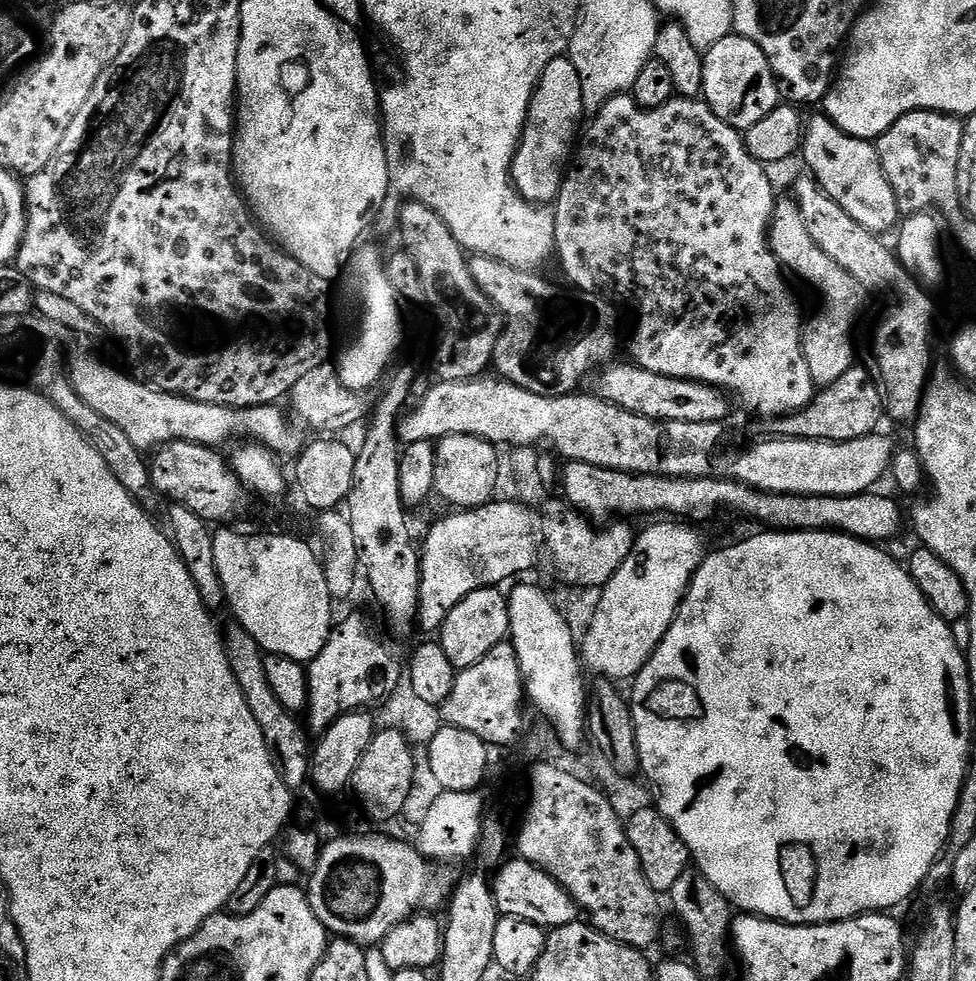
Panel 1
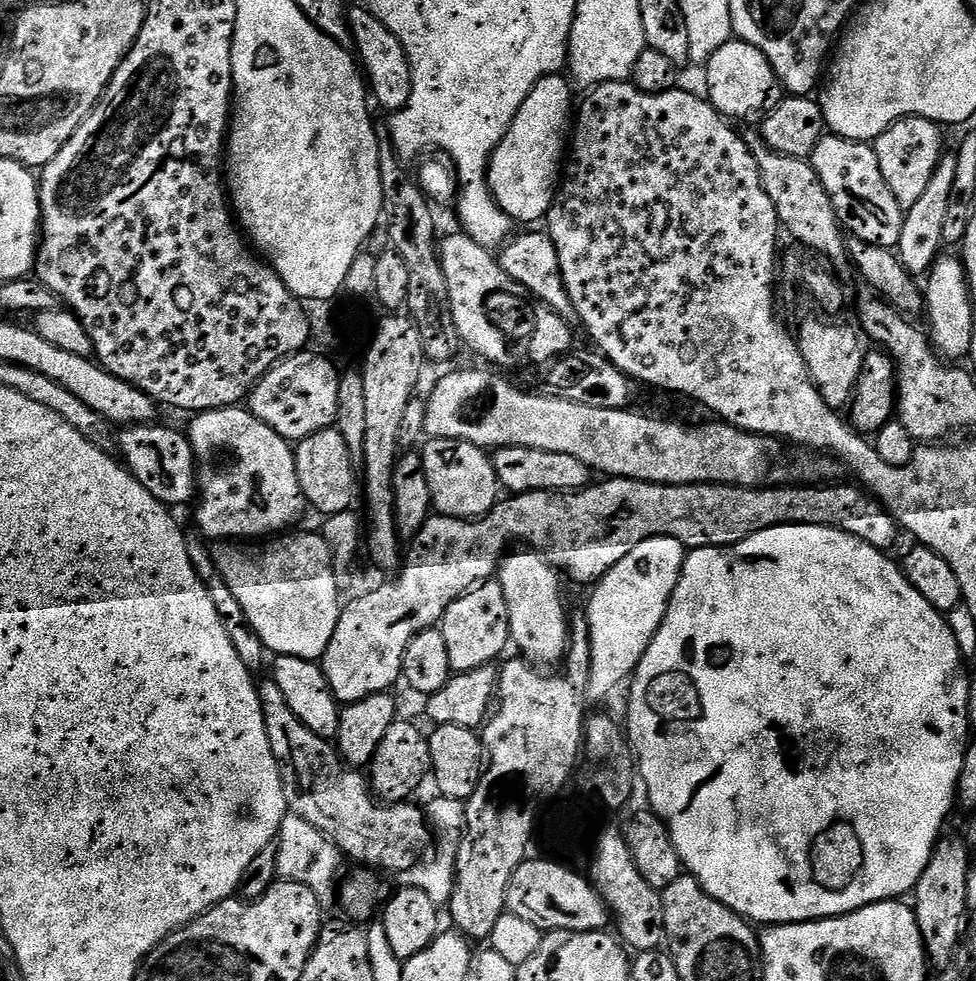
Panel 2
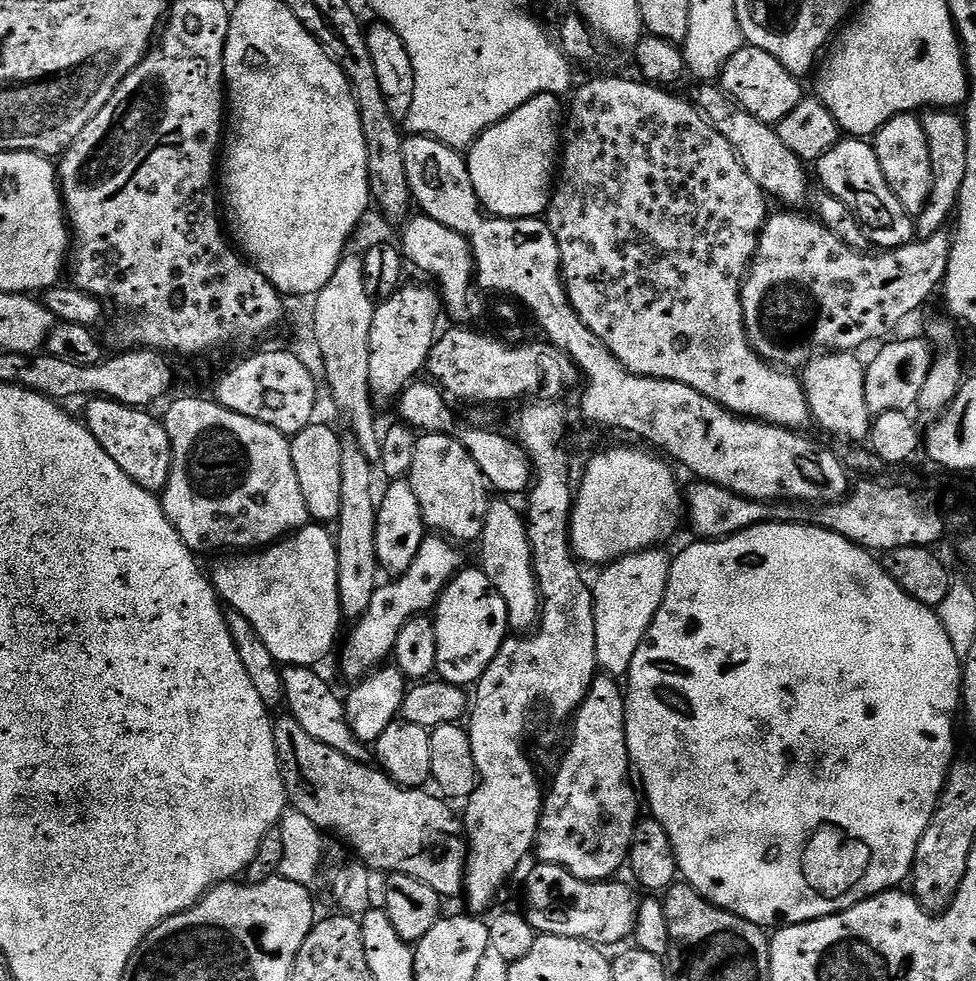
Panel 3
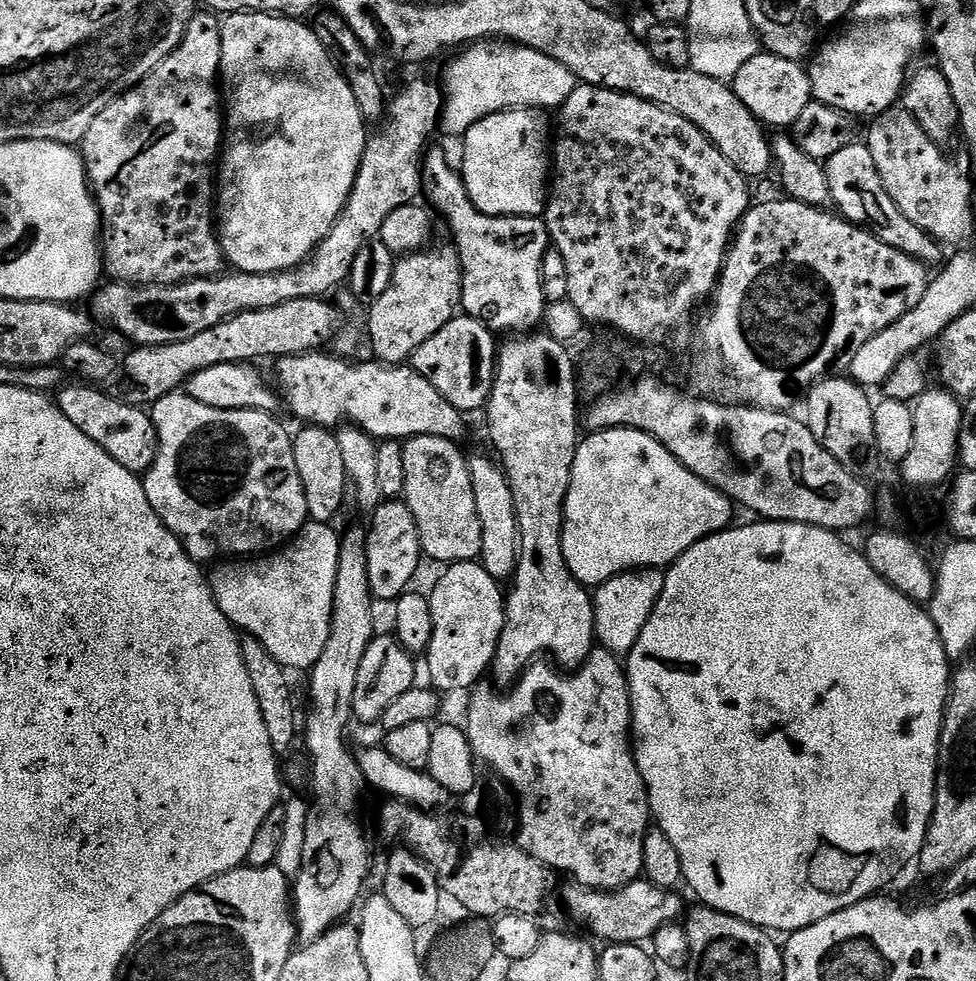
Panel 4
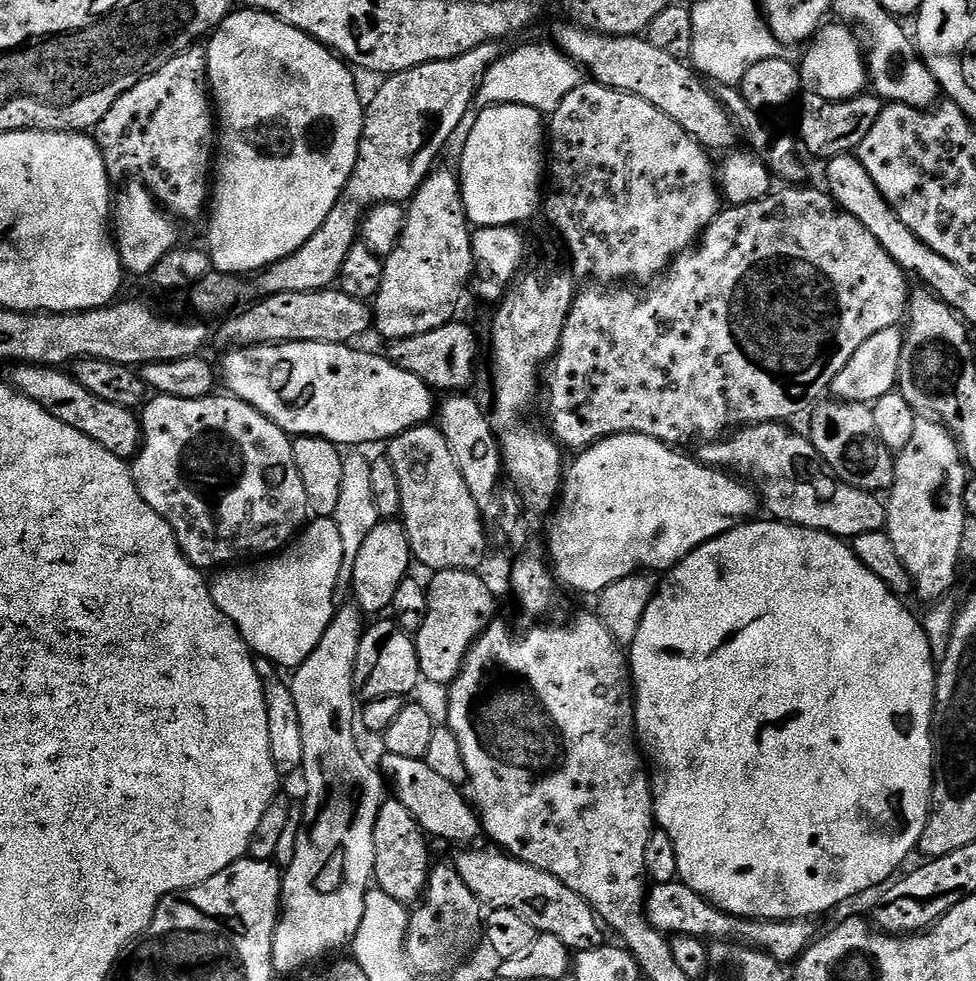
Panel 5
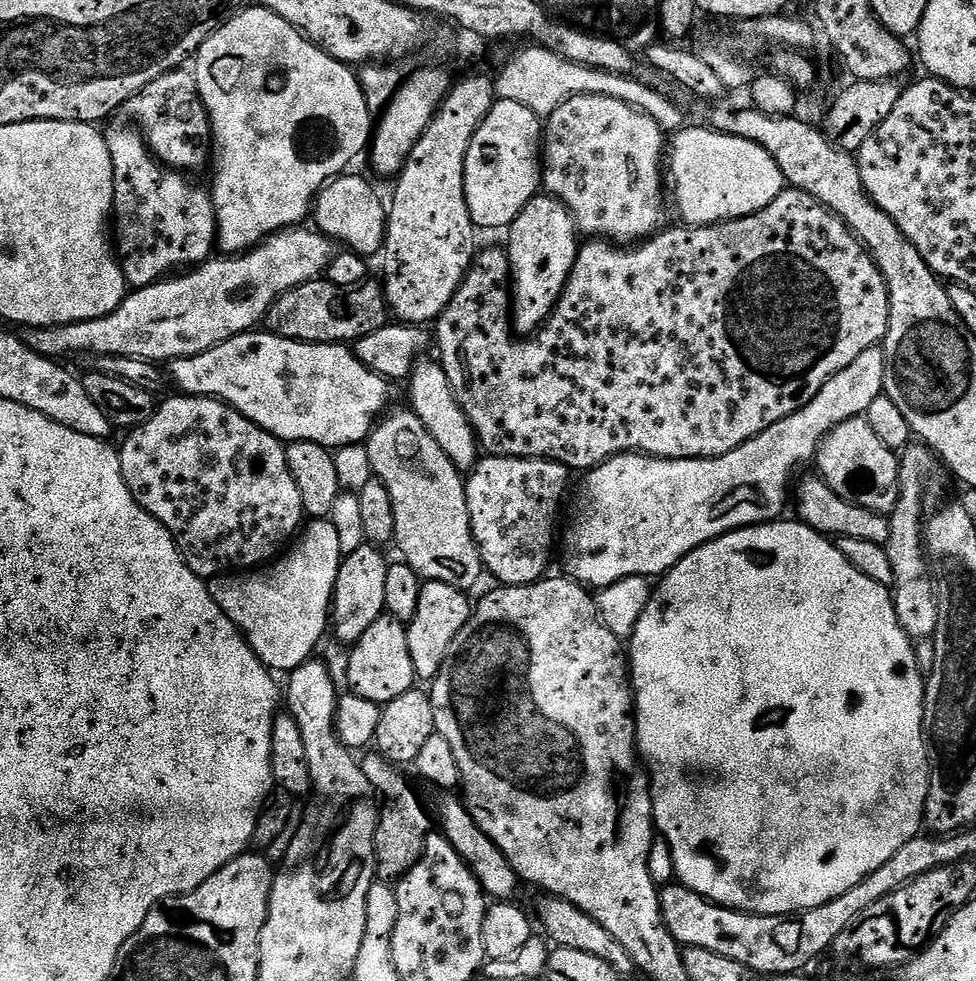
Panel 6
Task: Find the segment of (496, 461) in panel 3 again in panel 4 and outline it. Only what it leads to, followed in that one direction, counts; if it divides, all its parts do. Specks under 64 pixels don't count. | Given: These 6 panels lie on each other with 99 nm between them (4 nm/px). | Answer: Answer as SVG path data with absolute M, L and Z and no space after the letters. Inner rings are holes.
M323 351L309 352L302 356L281 356L275 361L276 376L284 384L284 390L286 392L286 398L284 394L285 403L287 400L289 406L292 407L293 414L296 415L298 419L304 420L300 422L308 426L319 426L329 430L347 424L356 425L377 442L383 442L385 440L407 442L414 436L437 436L438 438L446 438L447 440L455 440L457 442L463 441L464 420L466 420L465 413L459 412L454 406L450 406L450 402L446 402L446 398L442 398L442 394L438 394L438 390L434 390L434 386L430 386L430 382L426 382L426 378L422 378L422 374L415 372L411 366L393 366L379 362L371 362L372 364L352 364L356 362L348 358L341 358L336 354L332 354L332 356L324 355L328 354L325 354Z

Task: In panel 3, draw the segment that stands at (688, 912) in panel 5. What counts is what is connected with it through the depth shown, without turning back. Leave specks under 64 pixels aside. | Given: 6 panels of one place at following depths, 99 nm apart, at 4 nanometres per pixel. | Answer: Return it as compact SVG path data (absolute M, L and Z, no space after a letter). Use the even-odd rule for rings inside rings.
M537 863L535 867L524 884L523 911L536 933L578 938L597 946L620 944L635 933L640 900L626 885L574 878L570 870L553 864Z

